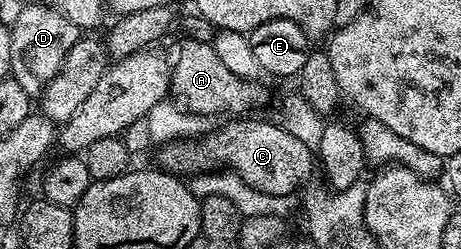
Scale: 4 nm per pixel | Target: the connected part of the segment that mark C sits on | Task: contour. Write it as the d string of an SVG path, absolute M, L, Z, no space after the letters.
M252 119L229 120L232 121L229 125L222 126L217 133L209 132L199 140L169 142L159 150L159 164L168 171L180 171L180 168L212 171L217 168L215 165L222 165L218 167L235 173L258 192L291 198L295 189L303 190L313 180L314 151L284 130L279 123L271 125L268 121L248 120Z

